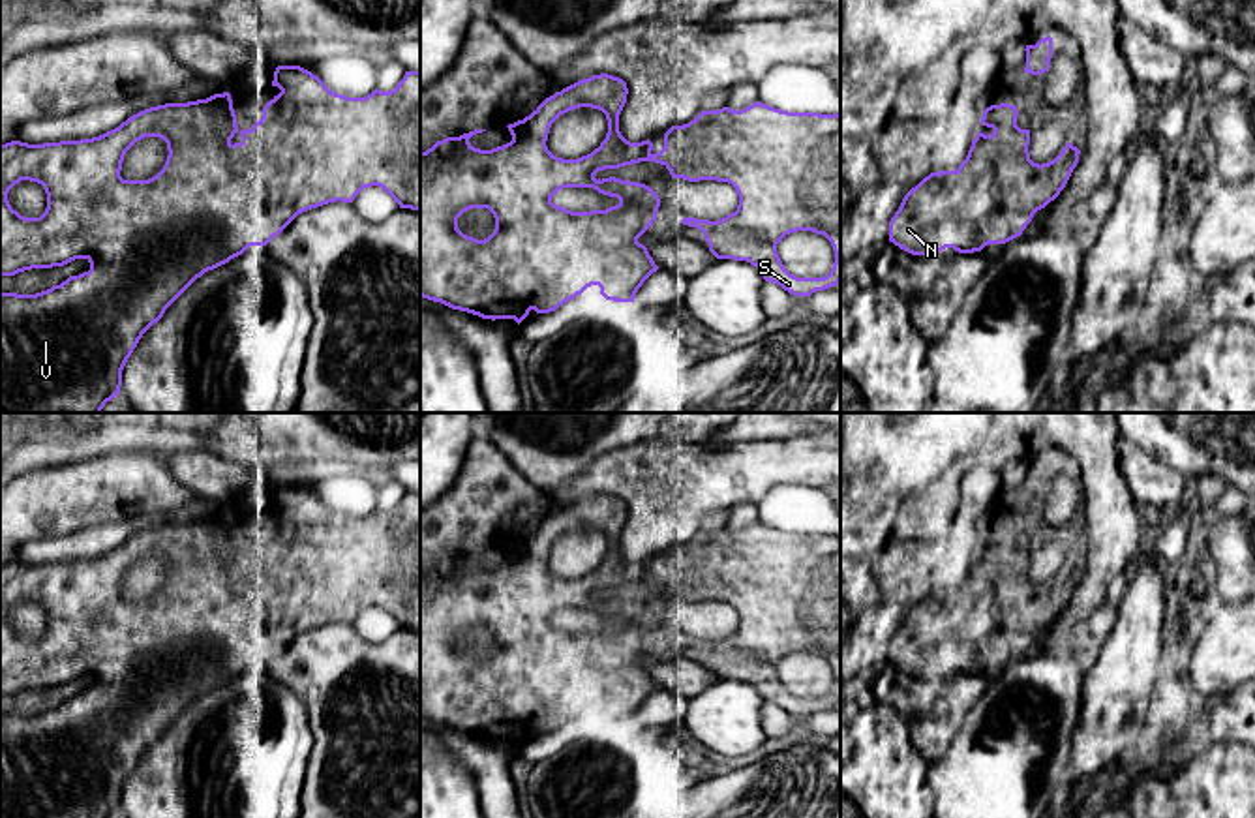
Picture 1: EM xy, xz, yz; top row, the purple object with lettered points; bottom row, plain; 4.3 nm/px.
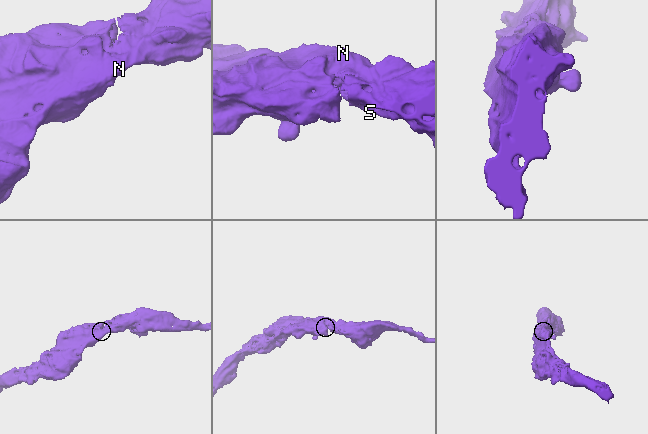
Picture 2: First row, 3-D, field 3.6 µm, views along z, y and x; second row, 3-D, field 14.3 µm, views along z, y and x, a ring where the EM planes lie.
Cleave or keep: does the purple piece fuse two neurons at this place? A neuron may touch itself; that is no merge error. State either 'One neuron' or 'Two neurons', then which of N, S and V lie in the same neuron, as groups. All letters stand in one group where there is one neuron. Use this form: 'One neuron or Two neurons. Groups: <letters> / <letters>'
One neuron. Groups: N S V

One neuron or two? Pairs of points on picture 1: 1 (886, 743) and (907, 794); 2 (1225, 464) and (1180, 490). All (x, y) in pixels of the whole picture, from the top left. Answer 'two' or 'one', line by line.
1: one
2: two

